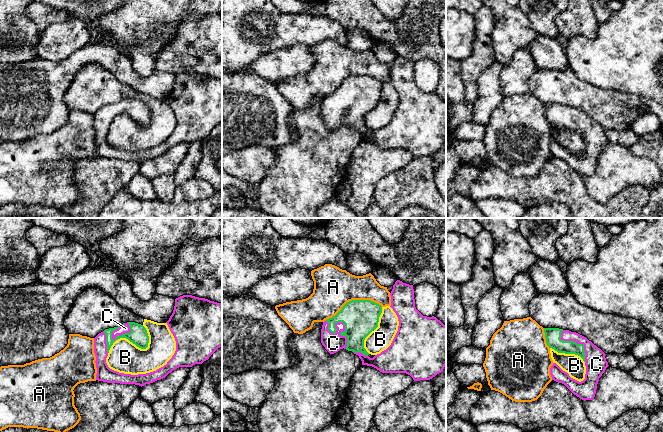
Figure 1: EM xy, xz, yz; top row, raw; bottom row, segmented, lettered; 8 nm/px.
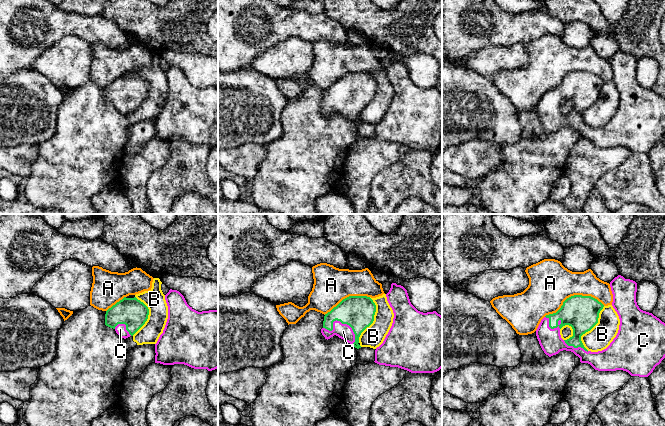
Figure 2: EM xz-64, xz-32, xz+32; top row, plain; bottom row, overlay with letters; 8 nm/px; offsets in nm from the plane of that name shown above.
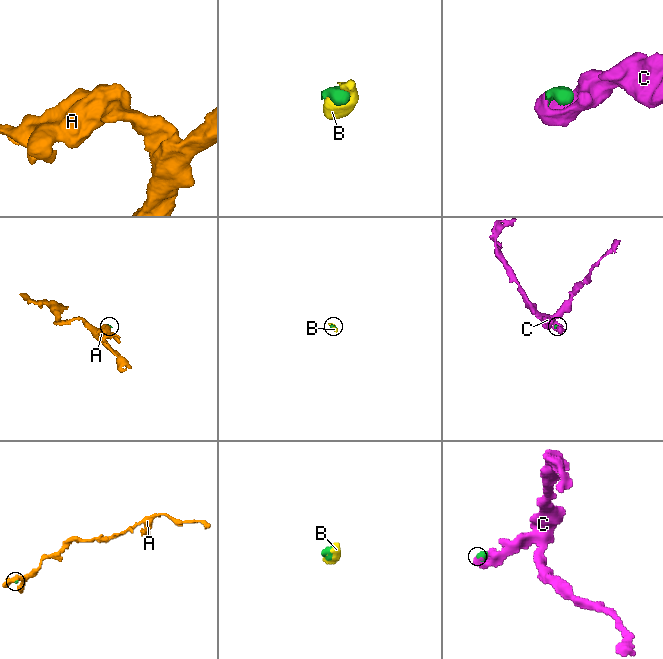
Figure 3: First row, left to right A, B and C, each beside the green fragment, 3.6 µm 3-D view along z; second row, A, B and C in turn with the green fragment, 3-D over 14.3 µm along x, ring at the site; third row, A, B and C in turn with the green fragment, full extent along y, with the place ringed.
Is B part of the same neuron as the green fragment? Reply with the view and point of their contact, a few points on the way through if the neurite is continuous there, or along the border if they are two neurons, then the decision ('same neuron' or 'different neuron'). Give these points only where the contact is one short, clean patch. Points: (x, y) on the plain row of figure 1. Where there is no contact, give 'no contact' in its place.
meets green in xy at (134, 119); different neuron

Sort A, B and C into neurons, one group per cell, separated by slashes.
A / B / C

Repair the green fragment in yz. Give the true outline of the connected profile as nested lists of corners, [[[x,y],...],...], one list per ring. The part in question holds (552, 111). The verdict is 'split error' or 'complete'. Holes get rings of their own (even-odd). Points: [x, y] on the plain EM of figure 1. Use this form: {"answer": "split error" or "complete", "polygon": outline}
{"answer": "split error", "polygon": [[[544,104],[546,119],[558,129],[575,130],[585,138],[585,155],[581,158],[571,154],[556,139],[550,144],[552,156],[564,160],[574,171],[582,176],[595,173],[599,154],[609,142],[605,129],[586,113],[569,106]]]}

